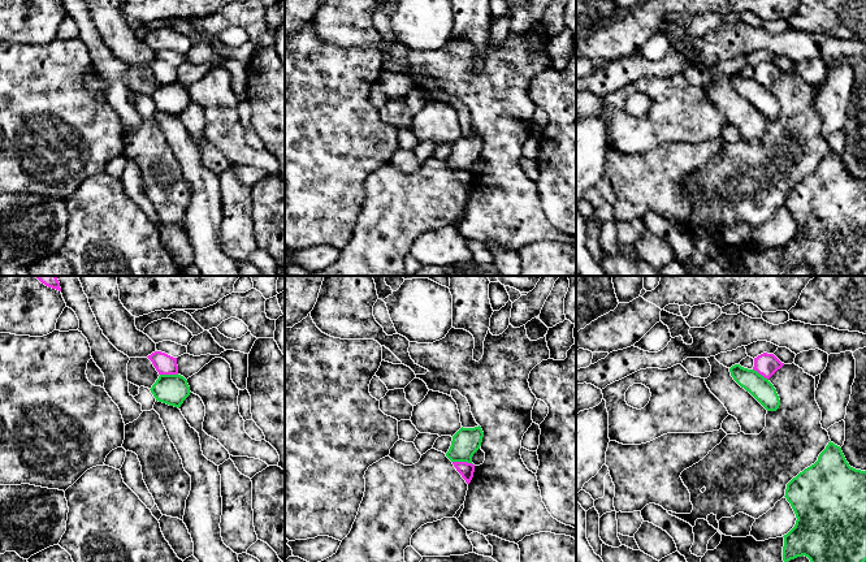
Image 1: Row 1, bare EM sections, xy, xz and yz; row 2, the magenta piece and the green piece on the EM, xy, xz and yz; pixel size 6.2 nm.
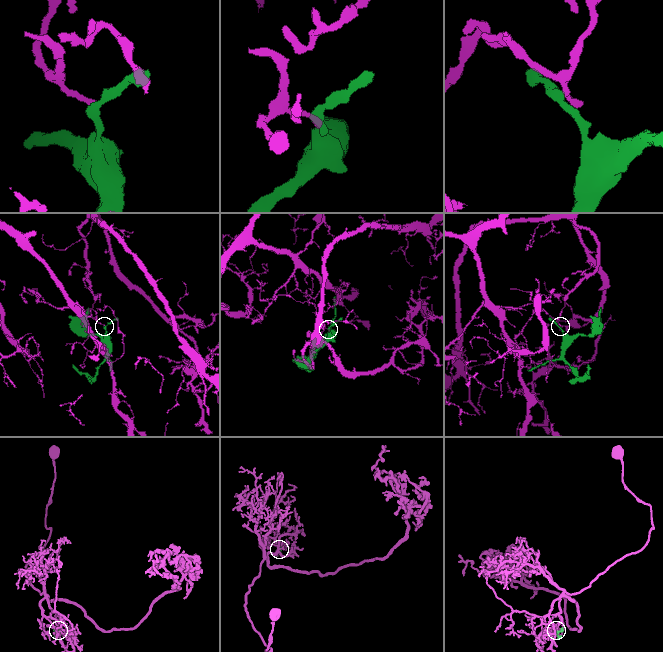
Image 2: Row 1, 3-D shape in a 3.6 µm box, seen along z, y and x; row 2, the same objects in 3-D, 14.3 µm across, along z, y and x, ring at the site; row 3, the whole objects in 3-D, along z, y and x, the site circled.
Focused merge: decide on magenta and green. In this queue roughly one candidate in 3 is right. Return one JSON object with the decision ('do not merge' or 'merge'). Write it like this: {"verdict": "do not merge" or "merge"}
{"verdict": "do not merge"}

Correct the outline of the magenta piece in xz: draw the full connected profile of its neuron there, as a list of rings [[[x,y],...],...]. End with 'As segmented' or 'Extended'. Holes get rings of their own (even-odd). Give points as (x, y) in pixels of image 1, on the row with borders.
[[[453,462],[456,471],[462,475],[467,484],[471,483],[475,472],[475,464],[467,462]]]. As segmented

